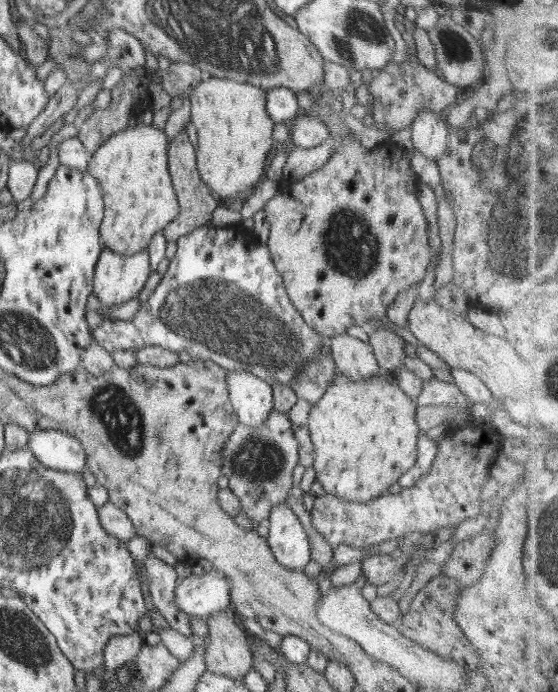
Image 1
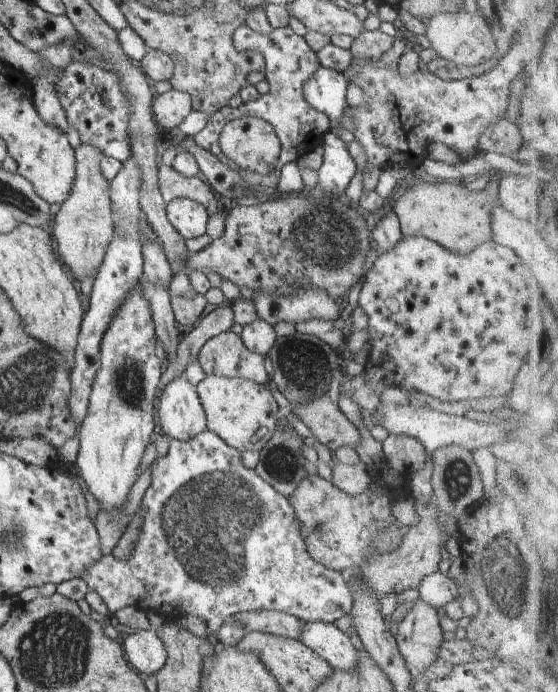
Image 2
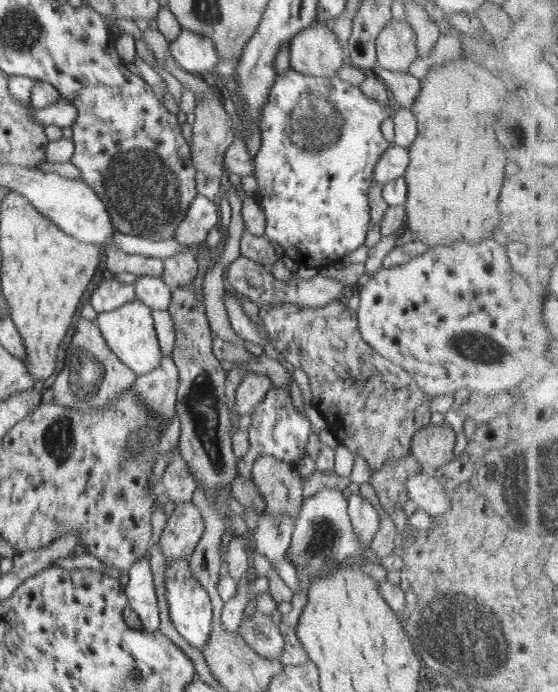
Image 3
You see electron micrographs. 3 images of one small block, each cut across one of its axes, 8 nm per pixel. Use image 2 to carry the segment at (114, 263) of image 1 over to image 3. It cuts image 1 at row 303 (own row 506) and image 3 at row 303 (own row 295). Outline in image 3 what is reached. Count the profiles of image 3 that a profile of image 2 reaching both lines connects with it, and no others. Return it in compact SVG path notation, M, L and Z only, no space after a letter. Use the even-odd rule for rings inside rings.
M137 297L120 308L98 314L95 322L110 351L137 377L149 374L161 364L163 355L157 340L152 310Z

